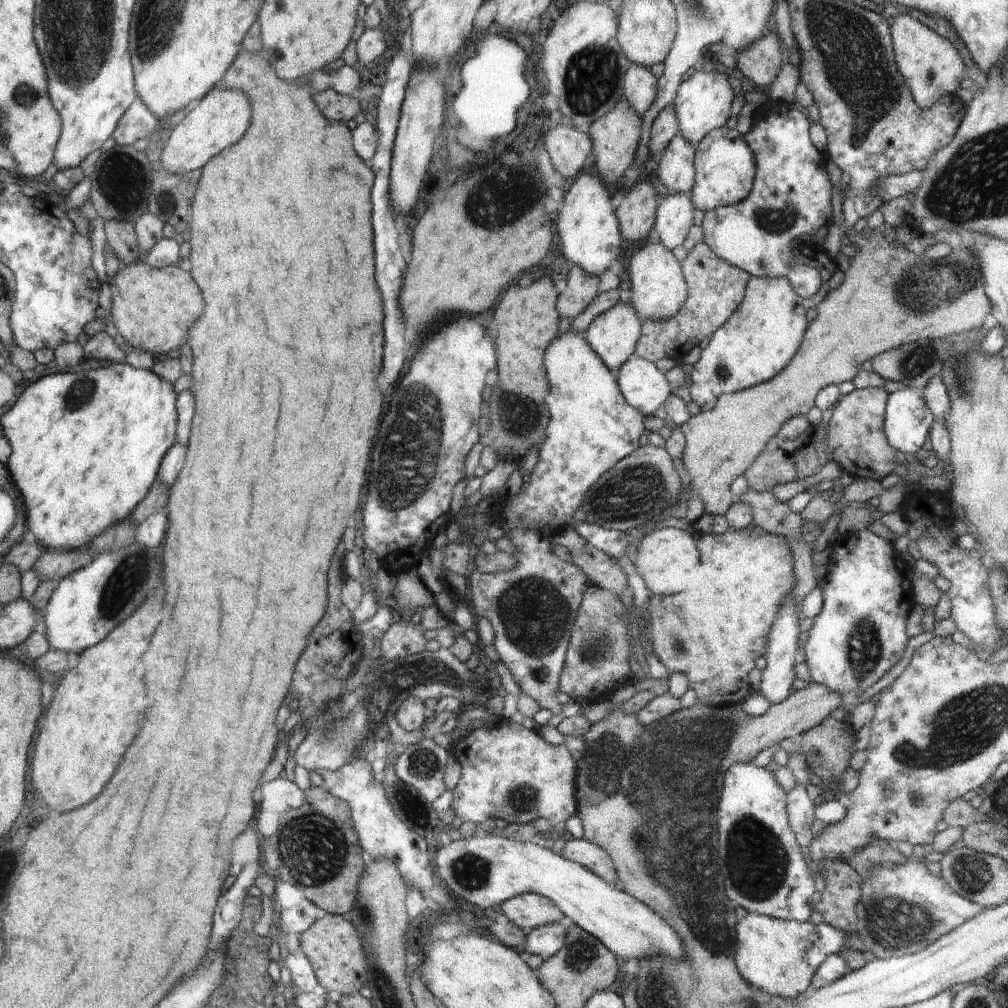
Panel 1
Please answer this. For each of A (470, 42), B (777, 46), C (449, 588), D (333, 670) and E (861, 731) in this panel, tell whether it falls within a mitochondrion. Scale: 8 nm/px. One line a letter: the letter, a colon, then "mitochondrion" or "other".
A: other
B: other
C: other
D: mitochondrion
E: other

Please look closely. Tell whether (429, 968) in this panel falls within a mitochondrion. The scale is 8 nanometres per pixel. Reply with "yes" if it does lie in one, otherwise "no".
no

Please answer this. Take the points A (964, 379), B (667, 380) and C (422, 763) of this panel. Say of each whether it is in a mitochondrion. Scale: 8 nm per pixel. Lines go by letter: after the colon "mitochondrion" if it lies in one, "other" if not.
A: mitochondrion
B: other
C: mitochondrion

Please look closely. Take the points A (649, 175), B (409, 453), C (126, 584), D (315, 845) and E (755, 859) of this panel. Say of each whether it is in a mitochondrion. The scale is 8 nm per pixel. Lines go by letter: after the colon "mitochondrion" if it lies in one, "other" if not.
A: other
B: mitochondrion
C: mitochondrion
D: mitochondrion
E: mitochondrion

